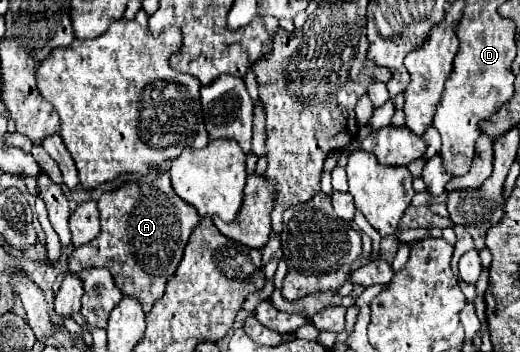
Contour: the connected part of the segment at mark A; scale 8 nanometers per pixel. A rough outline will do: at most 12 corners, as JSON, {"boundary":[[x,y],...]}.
{"boundary":[[168,174],[98,200],[100,238],[68,268],[110,270],[144,314],[176,274],[196,210]]}

